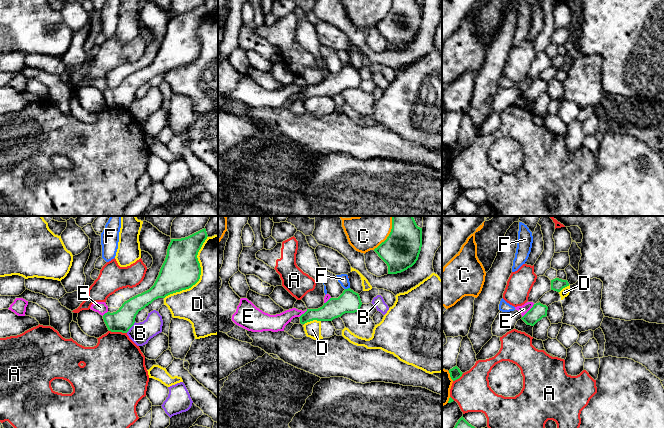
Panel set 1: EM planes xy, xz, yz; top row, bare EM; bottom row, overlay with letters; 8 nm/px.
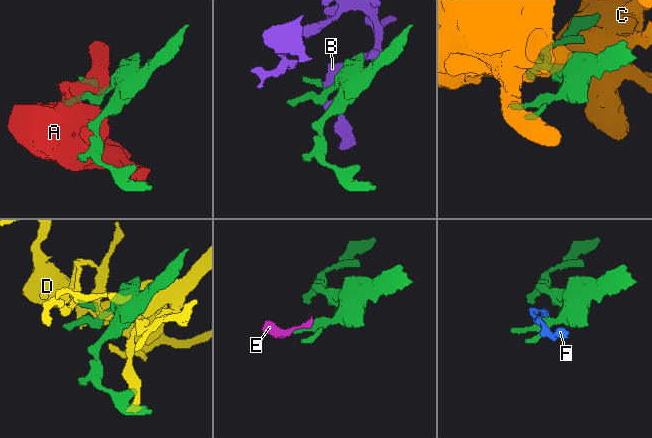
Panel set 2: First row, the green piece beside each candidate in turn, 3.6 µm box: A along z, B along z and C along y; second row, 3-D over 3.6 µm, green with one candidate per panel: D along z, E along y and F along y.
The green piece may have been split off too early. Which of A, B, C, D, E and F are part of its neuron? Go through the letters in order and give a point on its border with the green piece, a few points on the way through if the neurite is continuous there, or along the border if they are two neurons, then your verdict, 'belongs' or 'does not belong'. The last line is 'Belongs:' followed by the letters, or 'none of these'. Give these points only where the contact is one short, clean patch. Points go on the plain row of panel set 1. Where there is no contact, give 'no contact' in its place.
A: xy (118, 107) | does not belong
B: xy (131, 102) | does not belong
C: xz (387, 14) | does not belong
D: xy (200, 50) | does not belong
E: yz (528, 87) | along yz (534, 80), (522, 93) | does not belong
F: xz (348, 64) | along xz (349, 63), (345, 65) | does not belong
Belongs: none of these

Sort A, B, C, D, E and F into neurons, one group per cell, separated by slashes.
A / B / C / D / E F

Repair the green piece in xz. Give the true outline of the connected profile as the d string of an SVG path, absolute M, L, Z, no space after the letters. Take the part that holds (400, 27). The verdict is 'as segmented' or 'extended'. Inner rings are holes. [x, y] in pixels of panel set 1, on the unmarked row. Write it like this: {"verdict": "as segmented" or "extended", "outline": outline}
{"verdict": "as segmented", "outline": "M392 0L389 12L374 27L387 40L388 50L397 50L416 39L421 23L422 4L417 0Z"}

